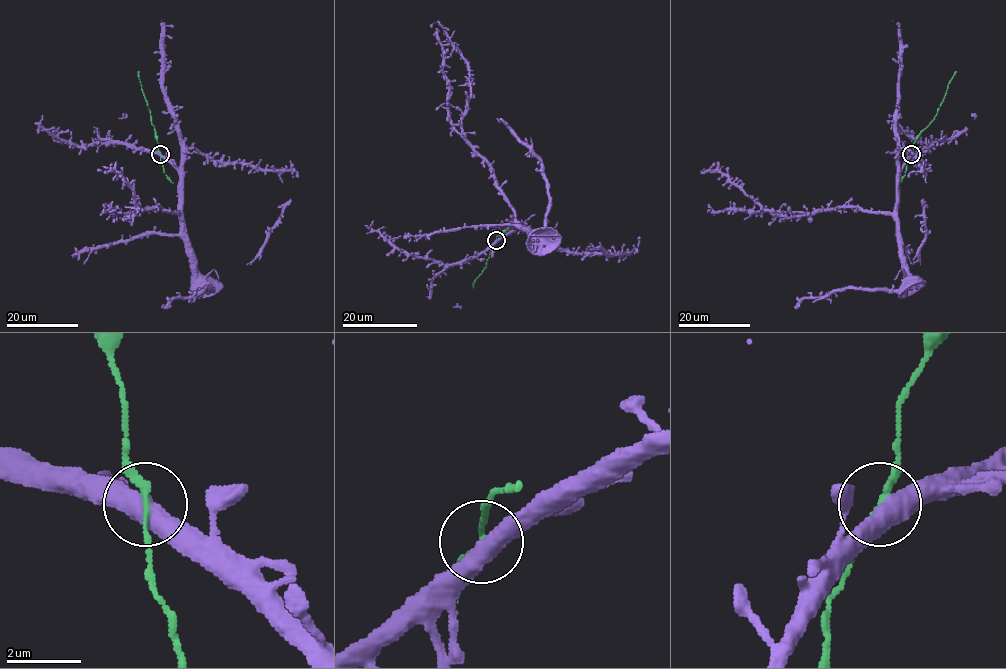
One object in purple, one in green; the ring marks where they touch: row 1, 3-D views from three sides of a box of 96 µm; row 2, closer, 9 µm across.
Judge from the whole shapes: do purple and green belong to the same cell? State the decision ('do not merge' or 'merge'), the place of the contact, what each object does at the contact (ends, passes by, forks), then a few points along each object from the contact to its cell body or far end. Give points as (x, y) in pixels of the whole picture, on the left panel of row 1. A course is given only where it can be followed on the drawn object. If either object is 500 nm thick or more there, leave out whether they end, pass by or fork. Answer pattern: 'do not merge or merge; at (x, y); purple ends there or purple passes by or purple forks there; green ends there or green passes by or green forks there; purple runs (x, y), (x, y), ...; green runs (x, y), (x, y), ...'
merge; at (160, 154); purple runs (160, 154), (179, 174), (185, 252), (195, 280), (201, 284); green runs (160, 154), (138, 71)

